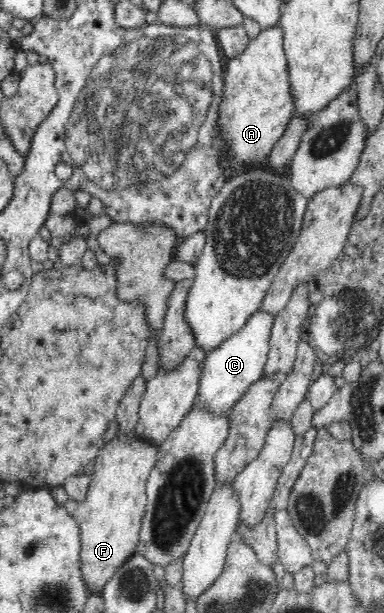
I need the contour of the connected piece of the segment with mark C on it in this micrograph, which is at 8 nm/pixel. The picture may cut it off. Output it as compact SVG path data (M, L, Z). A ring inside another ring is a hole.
M258 309L248 317L246 325L240 331L223 341L217 348L208 351L199 382L196 401L198 405L215 415L228 416L232 407L248 391L248 387L263 377L274 320L275 317L271 313Z

